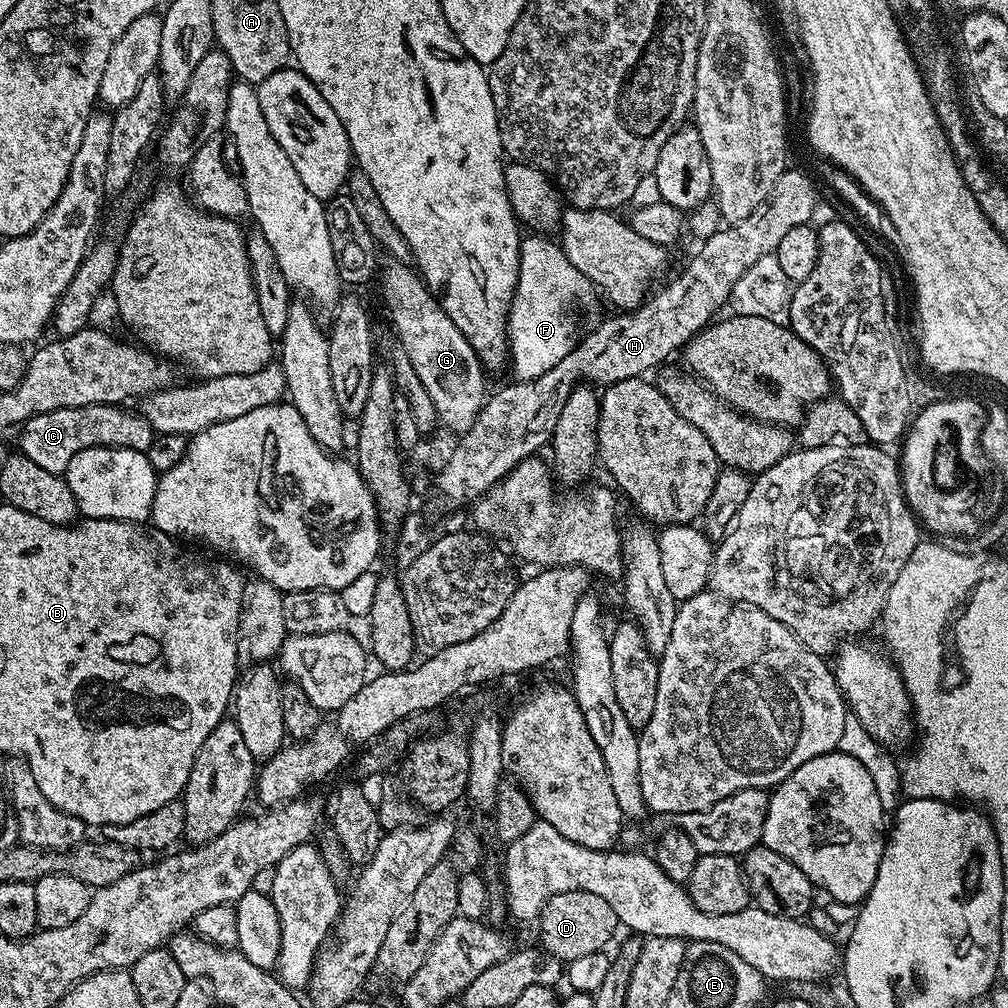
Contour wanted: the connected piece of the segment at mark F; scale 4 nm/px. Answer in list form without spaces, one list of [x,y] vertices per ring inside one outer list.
[[[528,234],[520,241],[520,261],[518,262],[518,282],[512,295],[512,305],[508,308],[508,350],[510,368],[516,380],[538,378],[546,370],[558,366],[566,354],[570,354],[578,343],[576,328],[572,325],[572,307],[575,304],[588,304],[592,300],[594,285],[588,281],[586,274],[566,258],[564,249],[555,239],[547,240],[544,234]]]

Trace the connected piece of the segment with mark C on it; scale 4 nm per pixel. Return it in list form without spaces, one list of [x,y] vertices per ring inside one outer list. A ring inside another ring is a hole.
[[[91,404],[81,408],[59,408],[25,420],[20,432],[19,451],[30,462],[38,462],[42,470],[59,476],[67,473],[70,458],[91,448],[129,448],[147,453],[156,441],[157,433],[139,411],[118,404]]]

